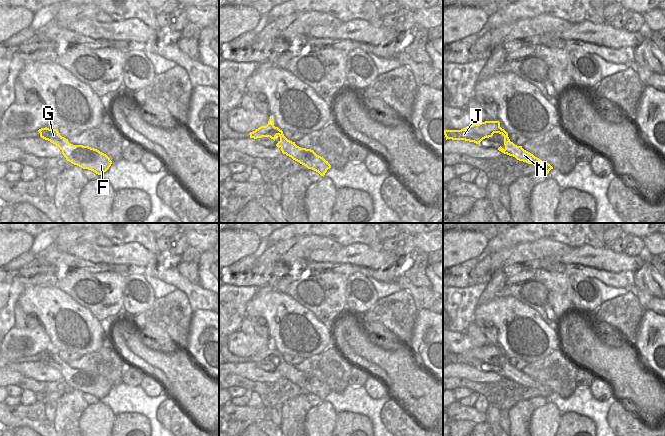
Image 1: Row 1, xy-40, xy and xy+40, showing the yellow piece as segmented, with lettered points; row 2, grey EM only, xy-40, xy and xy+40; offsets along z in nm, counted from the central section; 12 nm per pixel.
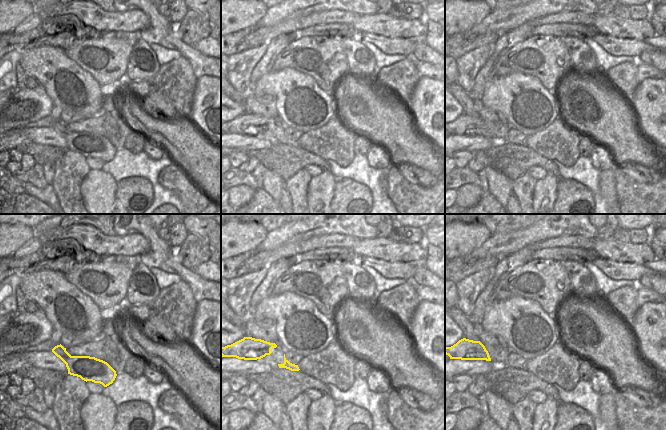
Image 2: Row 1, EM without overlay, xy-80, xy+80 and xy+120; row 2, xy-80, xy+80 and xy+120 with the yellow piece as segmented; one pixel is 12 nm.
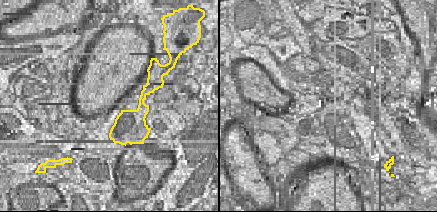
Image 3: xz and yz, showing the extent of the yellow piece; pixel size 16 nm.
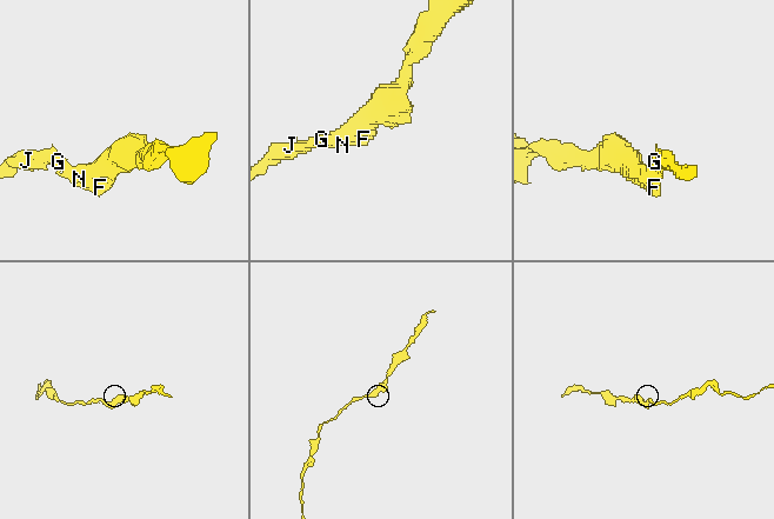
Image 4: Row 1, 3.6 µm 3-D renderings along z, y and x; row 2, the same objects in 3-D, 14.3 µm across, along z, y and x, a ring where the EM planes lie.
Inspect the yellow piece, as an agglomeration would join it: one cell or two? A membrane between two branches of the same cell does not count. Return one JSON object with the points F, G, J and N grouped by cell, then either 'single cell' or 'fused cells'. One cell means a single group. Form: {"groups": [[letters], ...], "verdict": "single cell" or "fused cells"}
{"groups": [["F", "G", "J", "N"]], "verdict": "single cell"}

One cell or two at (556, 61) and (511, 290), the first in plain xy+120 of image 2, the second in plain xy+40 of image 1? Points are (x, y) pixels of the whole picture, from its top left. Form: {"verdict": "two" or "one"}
{"verdict": "one"}

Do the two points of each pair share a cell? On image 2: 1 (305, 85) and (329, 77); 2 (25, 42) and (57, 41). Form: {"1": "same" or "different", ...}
{"1": "different", "2": "same"}

